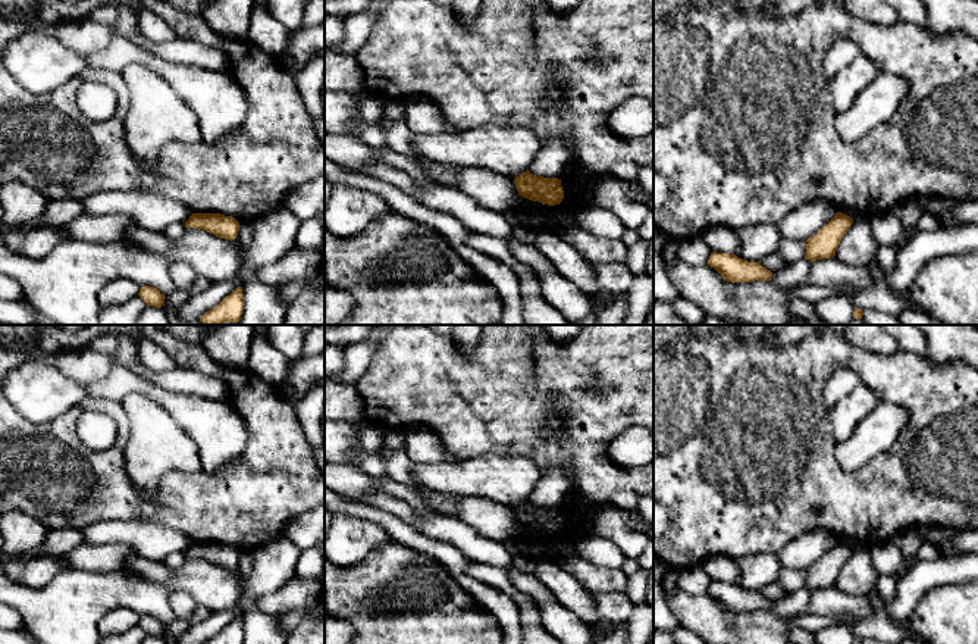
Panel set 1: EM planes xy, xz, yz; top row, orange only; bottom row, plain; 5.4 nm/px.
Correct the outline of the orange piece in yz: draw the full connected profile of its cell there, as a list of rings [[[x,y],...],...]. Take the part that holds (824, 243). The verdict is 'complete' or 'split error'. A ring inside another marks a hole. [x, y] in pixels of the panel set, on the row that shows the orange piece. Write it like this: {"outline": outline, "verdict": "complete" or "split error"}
{"outline": [[[841,212],[825,223],[815,235],[809,237],[806,243],[805,259],[816,262],[821,259],[830,259],[836,256],[836,250],[853,223],[853,219]]], "verdict": "complete"}

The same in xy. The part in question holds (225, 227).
{"outline": [[[192,213],[185,222],[185,228],[197,228],[225,240],[235,240],[239,222],[232,216],[220,213]]], "verdict": "complete"}

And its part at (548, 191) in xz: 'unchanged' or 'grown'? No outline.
unchanged

